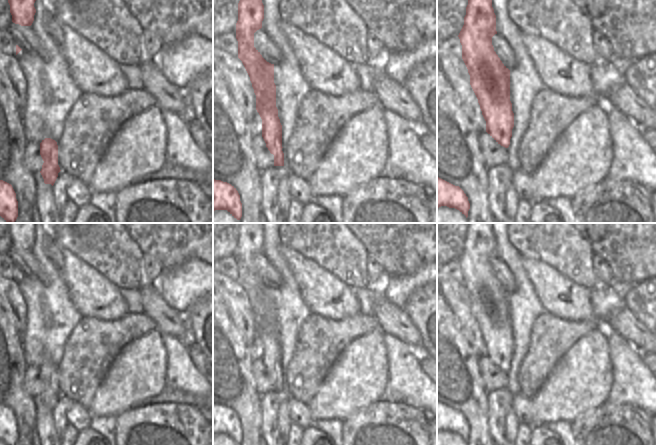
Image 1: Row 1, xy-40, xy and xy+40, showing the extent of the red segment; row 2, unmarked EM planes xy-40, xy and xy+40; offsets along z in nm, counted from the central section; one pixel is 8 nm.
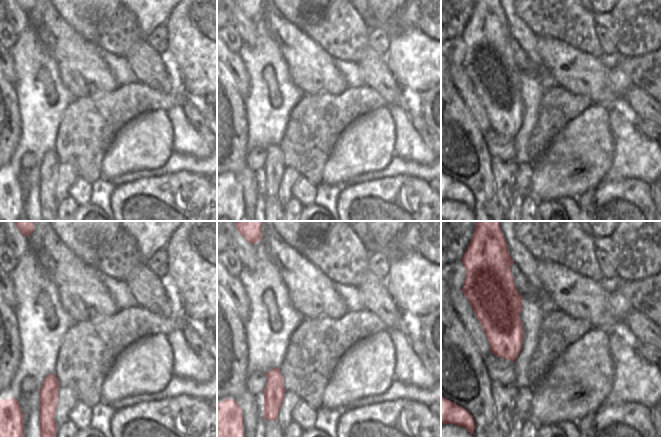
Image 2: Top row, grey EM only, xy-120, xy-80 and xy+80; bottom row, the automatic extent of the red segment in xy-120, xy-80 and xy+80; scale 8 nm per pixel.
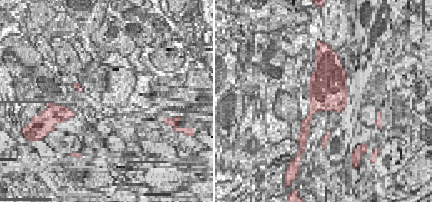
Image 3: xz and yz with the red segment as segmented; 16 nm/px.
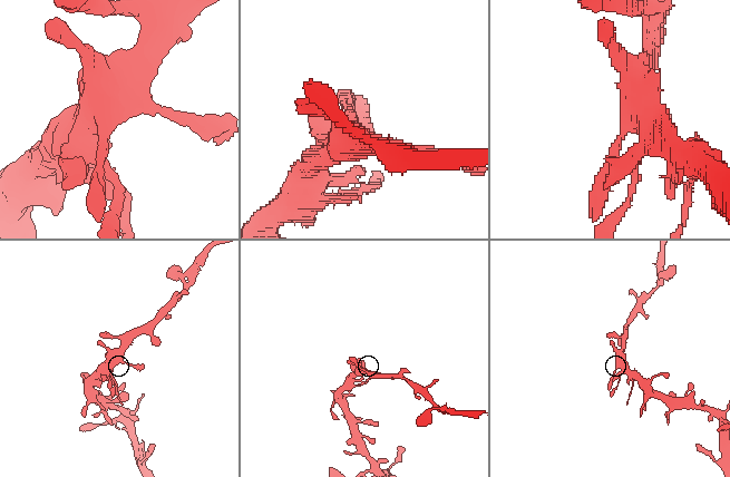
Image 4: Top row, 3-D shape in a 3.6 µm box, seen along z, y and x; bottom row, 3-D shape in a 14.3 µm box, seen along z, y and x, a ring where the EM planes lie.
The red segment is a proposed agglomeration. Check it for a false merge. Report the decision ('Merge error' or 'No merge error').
No merge error

